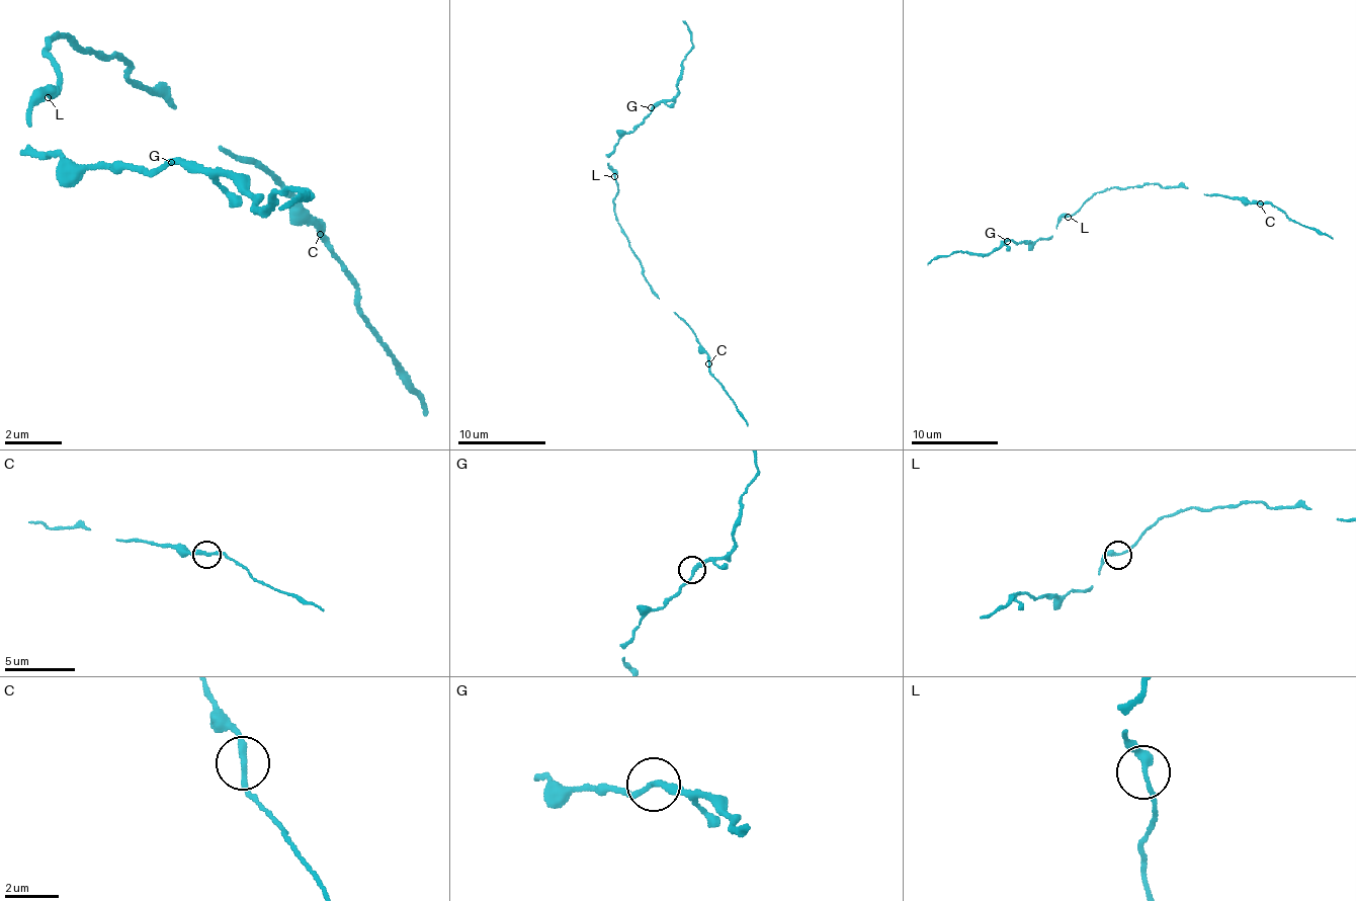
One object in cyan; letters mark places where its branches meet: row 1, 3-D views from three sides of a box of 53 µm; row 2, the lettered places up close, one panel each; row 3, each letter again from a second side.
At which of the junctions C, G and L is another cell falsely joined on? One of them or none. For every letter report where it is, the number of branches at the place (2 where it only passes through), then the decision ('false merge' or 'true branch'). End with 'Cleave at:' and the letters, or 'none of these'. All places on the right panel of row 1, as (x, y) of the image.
C: at (1260, 203); 2 branches meet; true branch
G: at (1007, 241); 2 branches meet; true branch
L: at (1068, 217); 2 branches meet; true branch
Cleave at: none of these

